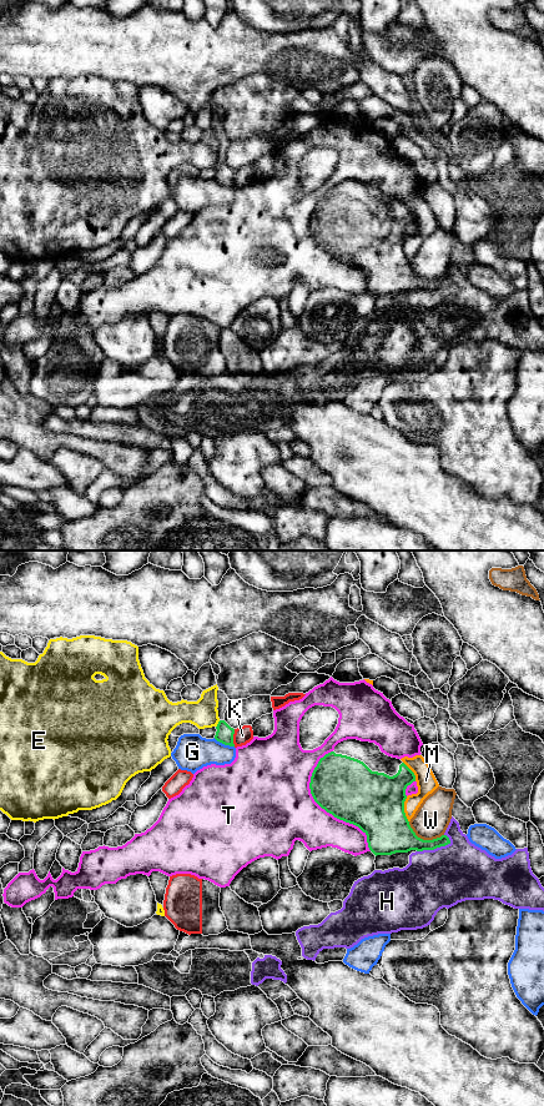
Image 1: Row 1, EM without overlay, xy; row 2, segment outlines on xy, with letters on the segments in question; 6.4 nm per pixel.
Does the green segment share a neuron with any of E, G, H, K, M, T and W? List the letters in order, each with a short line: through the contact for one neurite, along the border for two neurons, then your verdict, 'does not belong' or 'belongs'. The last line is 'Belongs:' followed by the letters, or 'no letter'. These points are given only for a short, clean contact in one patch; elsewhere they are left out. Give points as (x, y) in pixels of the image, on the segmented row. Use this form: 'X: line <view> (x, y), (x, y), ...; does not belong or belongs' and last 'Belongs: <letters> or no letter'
E: line xy (220, 720), (216, 727); does not belong
G: does not belong
H: does not belong
K: does not belong
M: does not belong
T: does not belong
W: does not belong
Belongs: no letter

